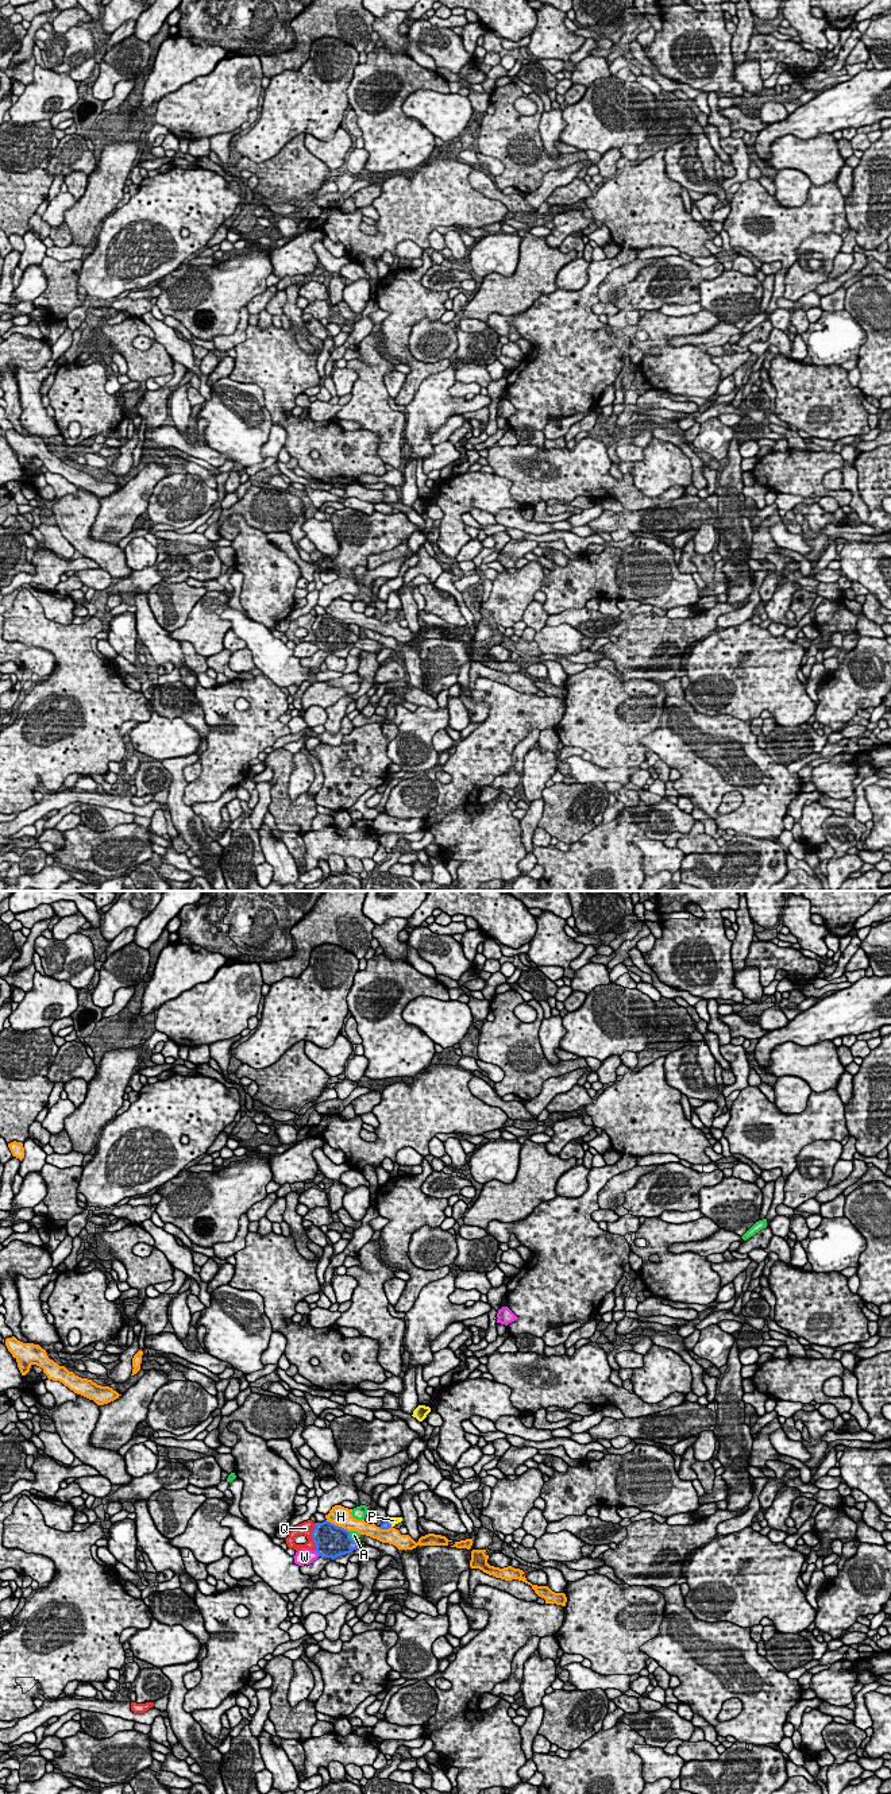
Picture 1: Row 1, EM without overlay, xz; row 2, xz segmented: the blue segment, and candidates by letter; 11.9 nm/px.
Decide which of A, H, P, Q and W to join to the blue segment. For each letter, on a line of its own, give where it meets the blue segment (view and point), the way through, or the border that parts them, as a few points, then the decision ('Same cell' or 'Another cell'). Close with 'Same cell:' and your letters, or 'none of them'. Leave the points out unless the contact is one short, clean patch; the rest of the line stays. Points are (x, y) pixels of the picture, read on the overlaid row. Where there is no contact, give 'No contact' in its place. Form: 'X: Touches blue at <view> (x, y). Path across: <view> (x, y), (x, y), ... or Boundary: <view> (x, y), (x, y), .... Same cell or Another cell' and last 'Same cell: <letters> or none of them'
A: Touches blue at xz (351, 1539). Another cell
H: Touches blue at xz (336, 1526). Another cell
P: Touches blue at xz (389, 1523). Path across: xz (385, 1526), (389, 1523), (393, 1520). Same cell
Q: Touches blue at xz (312, 1536). Another cell
W: Touches blue at xz (316, 1551). Another cell
Same cell: P

